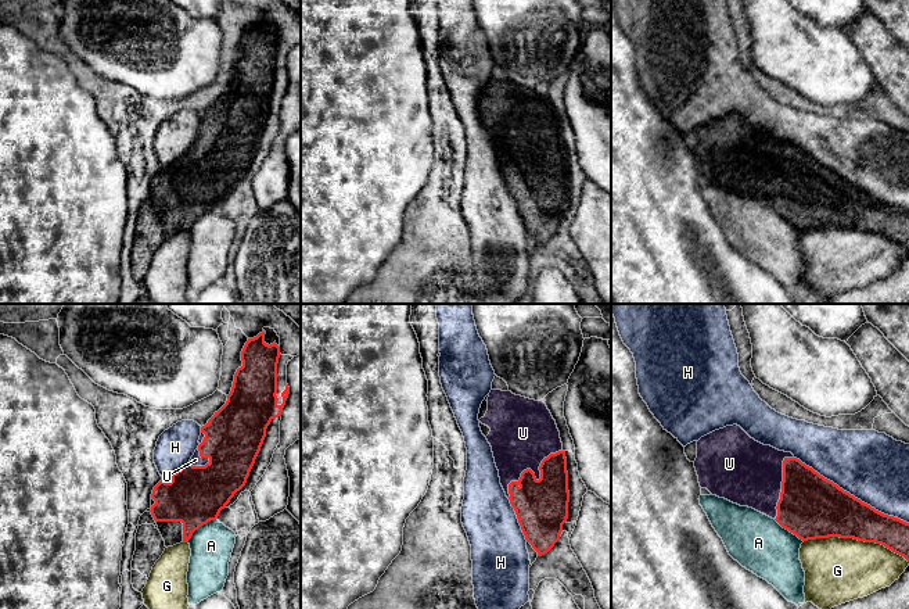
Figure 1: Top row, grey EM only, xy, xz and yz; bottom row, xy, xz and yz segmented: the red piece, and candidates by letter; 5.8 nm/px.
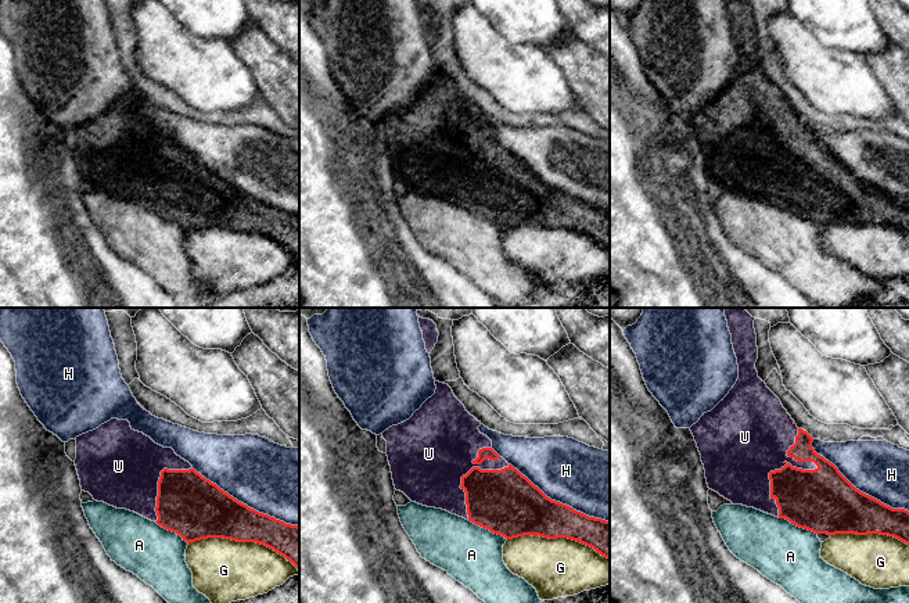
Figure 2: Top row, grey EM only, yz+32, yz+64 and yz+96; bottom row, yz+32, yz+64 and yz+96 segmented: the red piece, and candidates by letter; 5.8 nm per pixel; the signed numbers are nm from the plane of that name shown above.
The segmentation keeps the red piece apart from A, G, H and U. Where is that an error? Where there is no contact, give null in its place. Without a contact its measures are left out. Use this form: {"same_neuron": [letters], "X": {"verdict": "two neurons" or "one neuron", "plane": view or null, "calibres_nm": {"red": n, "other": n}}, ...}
{"same_neuron": ["U"], "A": {"verdict": "two neurons", "plane": "xy", "calibres_nm": {"red": 340, "other": 240}}, "G": {"verdict": "two neurons", "plane": "yz", "calibres_nm": {"red": 320, "other": 380}}, "H": {"verdict": "two neurons", "plane": "yz", "calibres_nm": {"red": 380, "other": 400}}, "U": {"verdict": "one neuron", "plane": "xz", "calibres_nm": {"red": 300, "other": 380}}}

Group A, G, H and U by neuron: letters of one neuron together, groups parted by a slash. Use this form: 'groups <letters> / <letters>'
groups A / G / H / U

